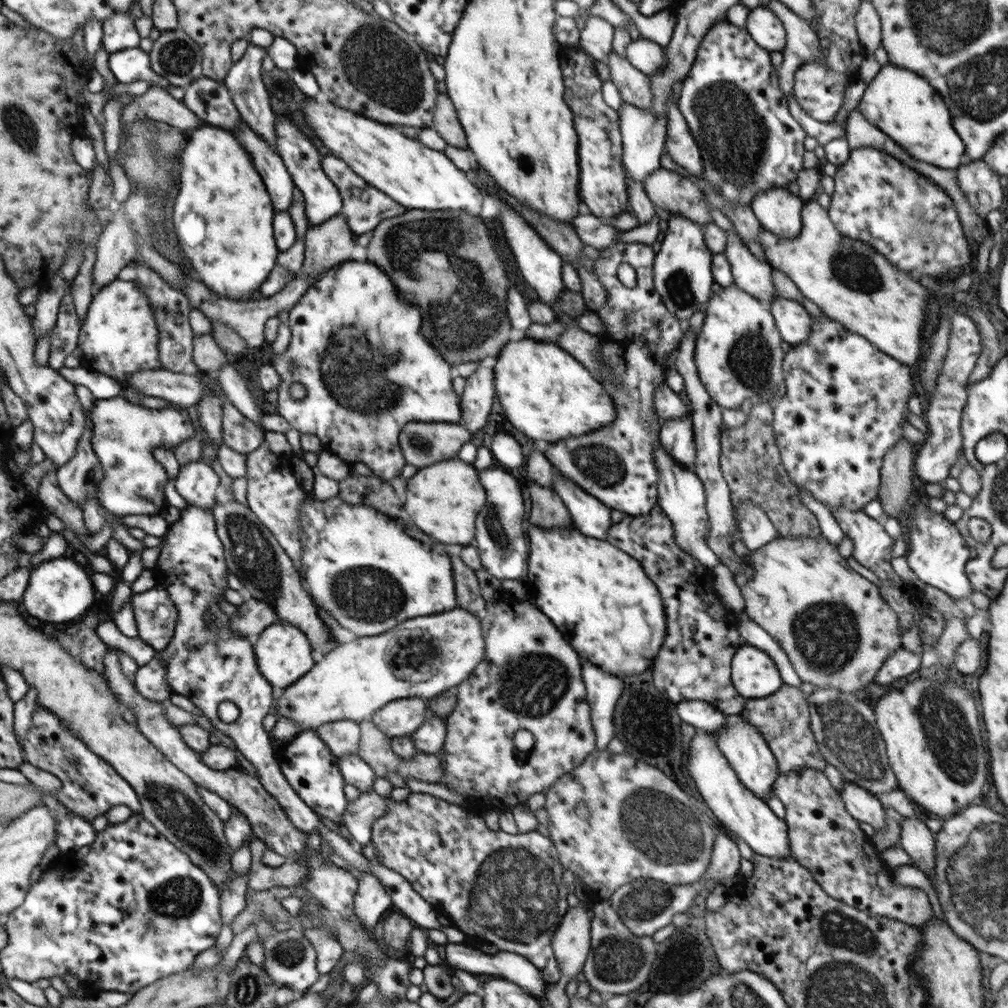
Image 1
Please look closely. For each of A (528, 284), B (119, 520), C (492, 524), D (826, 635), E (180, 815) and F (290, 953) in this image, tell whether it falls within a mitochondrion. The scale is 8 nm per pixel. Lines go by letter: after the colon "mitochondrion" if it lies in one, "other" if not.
A: other
B: other
C: mitochondrion
D: mitochondrion
E: mitochondrion
F: mitochondrion

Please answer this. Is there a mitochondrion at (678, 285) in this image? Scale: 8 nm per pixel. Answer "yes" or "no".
yes

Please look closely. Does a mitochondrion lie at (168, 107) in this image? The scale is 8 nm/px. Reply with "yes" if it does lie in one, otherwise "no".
no

